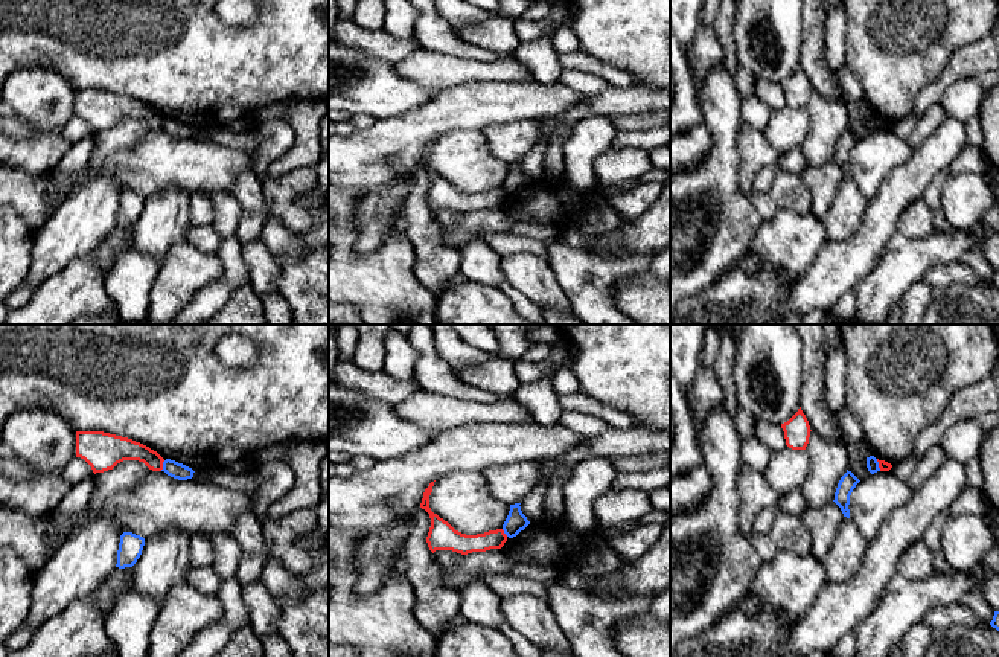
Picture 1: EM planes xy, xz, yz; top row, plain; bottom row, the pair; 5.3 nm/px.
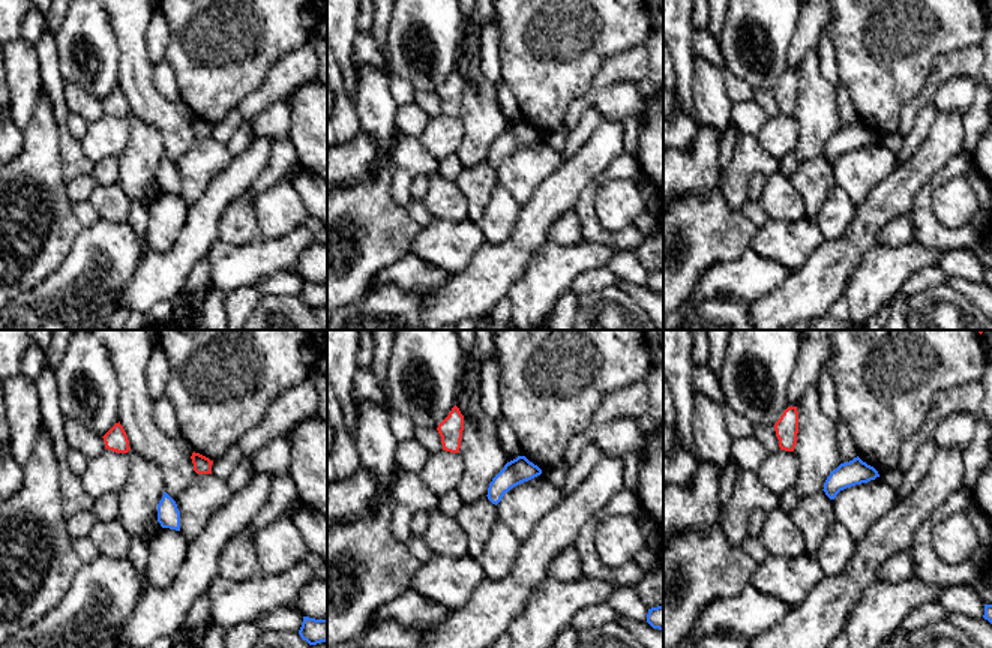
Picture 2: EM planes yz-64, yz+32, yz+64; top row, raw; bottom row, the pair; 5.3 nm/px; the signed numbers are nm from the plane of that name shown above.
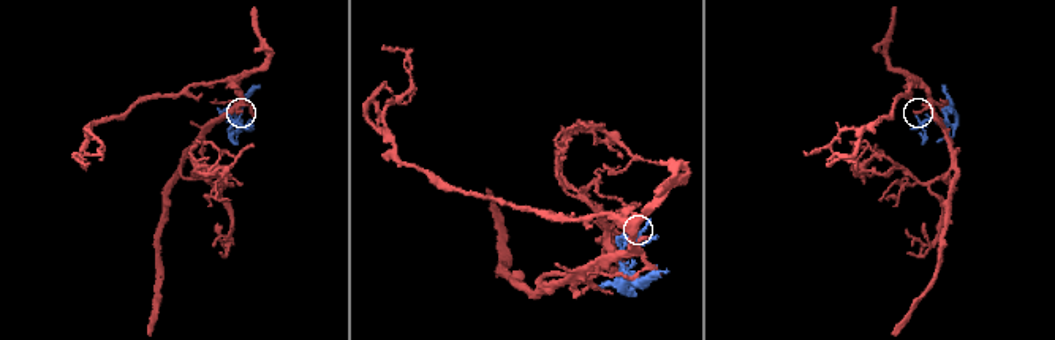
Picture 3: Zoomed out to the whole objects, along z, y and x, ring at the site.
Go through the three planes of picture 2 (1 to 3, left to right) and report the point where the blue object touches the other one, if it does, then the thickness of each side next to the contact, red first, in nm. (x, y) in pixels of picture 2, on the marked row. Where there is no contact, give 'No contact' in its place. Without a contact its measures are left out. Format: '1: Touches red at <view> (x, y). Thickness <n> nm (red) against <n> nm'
1: No contact
2: No contact
3: No contact

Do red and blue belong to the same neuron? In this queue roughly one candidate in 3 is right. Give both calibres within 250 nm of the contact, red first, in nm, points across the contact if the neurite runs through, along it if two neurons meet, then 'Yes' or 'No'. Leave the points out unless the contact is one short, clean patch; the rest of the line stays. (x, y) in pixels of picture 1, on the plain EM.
Thickness 140 nm (red) against 90 nm. No

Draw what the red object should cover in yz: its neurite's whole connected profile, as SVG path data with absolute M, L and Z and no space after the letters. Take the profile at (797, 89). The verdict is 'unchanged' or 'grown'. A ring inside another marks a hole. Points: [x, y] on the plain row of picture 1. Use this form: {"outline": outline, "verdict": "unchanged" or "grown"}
{"outline": "M801 66L787 81L781 82L781 87L789 107L806 108L812 88Z", "verdict": "unchanged"}

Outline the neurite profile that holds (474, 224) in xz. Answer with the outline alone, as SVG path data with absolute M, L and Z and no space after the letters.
M503 207L472 210L461 213L454 227L440 227L440 238L445 245L455 248L469 239L483 239L487 232L509 230L515 223L504 213Z

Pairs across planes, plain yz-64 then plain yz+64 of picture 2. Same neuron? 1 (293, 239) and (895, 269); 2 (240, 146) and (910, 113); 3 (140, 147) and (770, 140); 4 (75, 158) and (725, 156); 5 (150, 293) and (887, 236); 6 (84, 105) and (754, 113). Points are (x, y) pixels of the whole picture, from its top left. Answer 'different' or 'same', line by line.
1: same
2: different
3: different
4: different
5: different
6: different

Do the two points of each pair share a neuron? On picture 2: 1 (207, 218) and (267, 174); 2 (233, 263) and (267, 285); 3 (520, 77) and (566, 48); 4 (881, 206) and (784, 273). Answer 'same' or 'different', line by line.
1: different
2: different
3: same
4: different

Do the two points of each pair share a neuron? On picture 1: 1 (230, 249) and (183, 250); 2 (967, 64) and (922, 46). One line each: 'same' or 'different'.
1: different
2: different

